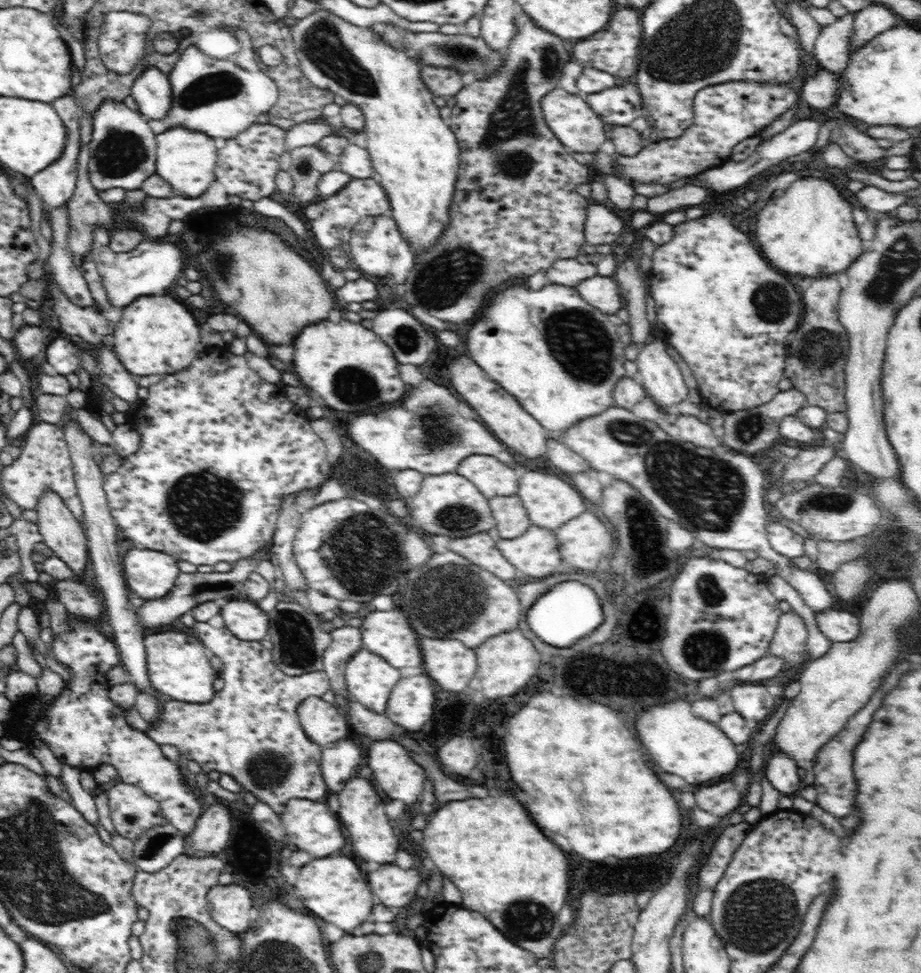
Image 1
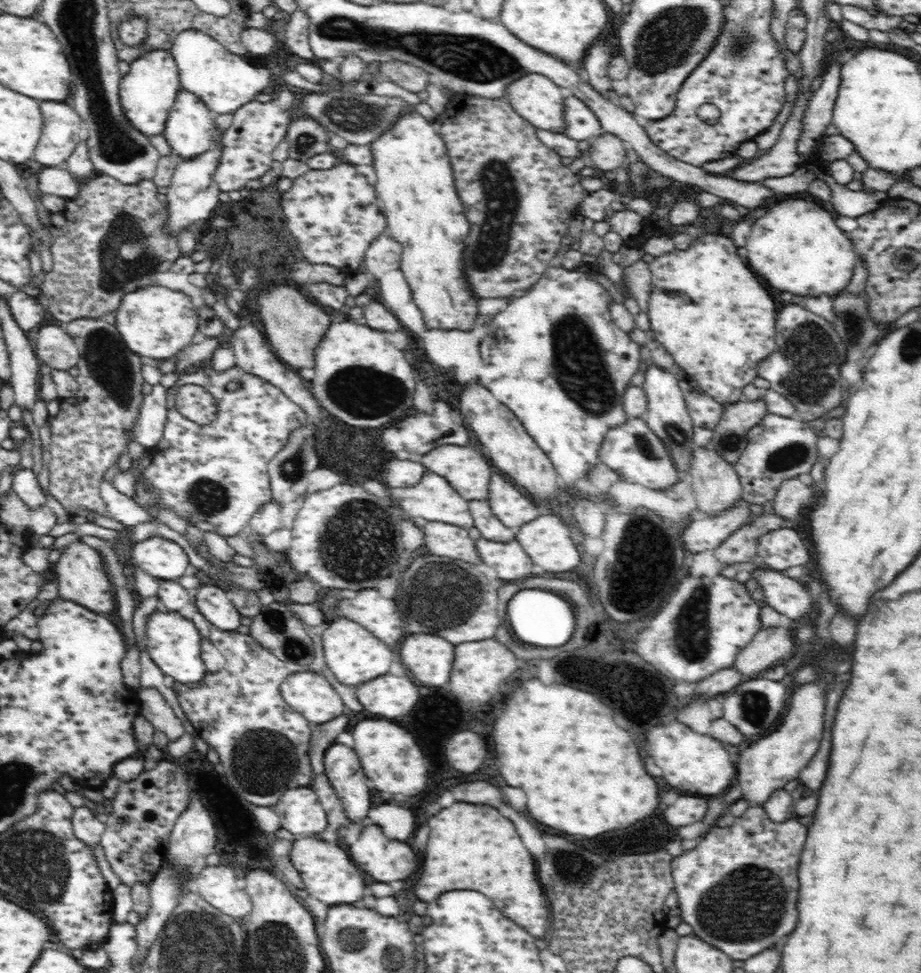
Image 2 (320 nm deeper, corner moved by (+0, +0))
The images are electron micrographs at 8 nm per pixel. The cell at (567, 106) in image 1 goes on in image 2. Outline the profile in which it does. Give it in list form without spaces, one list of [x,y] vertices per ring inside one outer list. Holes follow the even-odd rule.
[[[536,73],[518,78],[505,90],[505,100],[537,129],[564,129],[564,94],[552,79]]]

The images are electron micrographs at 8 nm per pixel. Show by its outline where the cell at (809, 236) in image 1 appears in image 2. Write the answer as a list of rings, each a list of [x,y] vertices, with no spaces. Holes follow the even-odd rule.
[[[788,200],[780,202],[774,208],[766,212],[766,216],[758,218],[750,230],[750,236],[746,240],[746,250],[748,250],[748,262],[752,262],[752,270],[760,274],[770,286],[782,290],[782,292],[792,292],[798,296],[810,296],[818,298],[822,294],[836,296],[844,291],[857,263],[858,253],[852,246],[850,238],[844,236],[830,212],[826,212],[822,206],[816,206],[806,200]]]

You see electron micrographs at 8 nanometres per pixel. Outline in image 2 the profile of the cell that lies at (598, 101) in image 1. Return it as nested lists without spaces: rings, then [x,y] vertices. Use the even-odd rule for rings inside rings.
[[[570,96],[570,98],[564,98],[564,103],[564,129],[562,133],[575,141],[591,141],[592,138],[605,133],[604,129],[600,127],[598,117],[584,102]]]

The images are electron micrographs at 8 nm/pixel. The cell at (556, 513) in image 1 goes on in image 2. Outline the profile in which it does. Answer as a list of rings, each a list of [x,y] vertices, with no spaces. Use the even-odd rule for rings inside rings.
[[[495,471],[488,482],[488,501],[496,518],[510,527],[522,527],[529,521],[542,517],[542,510],[530,498],[516,490],[516,486],[508,484],[502,476]]]

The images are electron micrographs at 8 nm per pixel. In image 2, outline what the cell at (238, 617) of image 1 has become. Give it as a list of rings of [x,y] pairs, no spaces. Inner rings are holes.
[[[201,584],[199,588],[194,592],[194,604],[198,609],[198,612],[210,621],[214,626],[223,631],[236,630],[240,626],[240,613],[236,611],[234,603],[231,598],[228,597],[230,593],[221,590],[218,585]]]

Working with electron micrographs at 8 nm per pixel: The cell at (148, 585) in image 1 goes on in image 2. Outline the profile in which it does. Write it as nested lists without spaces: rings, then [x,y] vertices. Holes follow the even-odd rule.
[[[161,537],[136,543],[132,549],[132,562],[163,581],[174,581],[192,570],[186,552],[176,542]]]

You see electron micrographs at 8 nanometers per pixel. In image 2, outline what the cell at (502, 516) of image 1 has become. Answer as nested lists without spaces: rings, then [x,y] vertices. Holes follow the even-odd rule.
[[[468,501],[468,504],[474,527],[480,531],[481,538],[491,540],[491,542],[508,543],[514,541],[519,528],[504,526],[493,514],[488,501]]]

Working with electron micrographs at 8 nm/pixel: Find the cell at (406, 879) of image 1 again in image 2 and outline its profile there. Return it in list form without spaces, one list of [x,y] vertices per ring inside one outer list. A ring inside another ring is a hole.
[[[368,826],[350,846],[350,858],[360,870],[366,870],[378,882],[408,878],[416,868],[416,854],[404,842],[390,840],[380,826]]]

